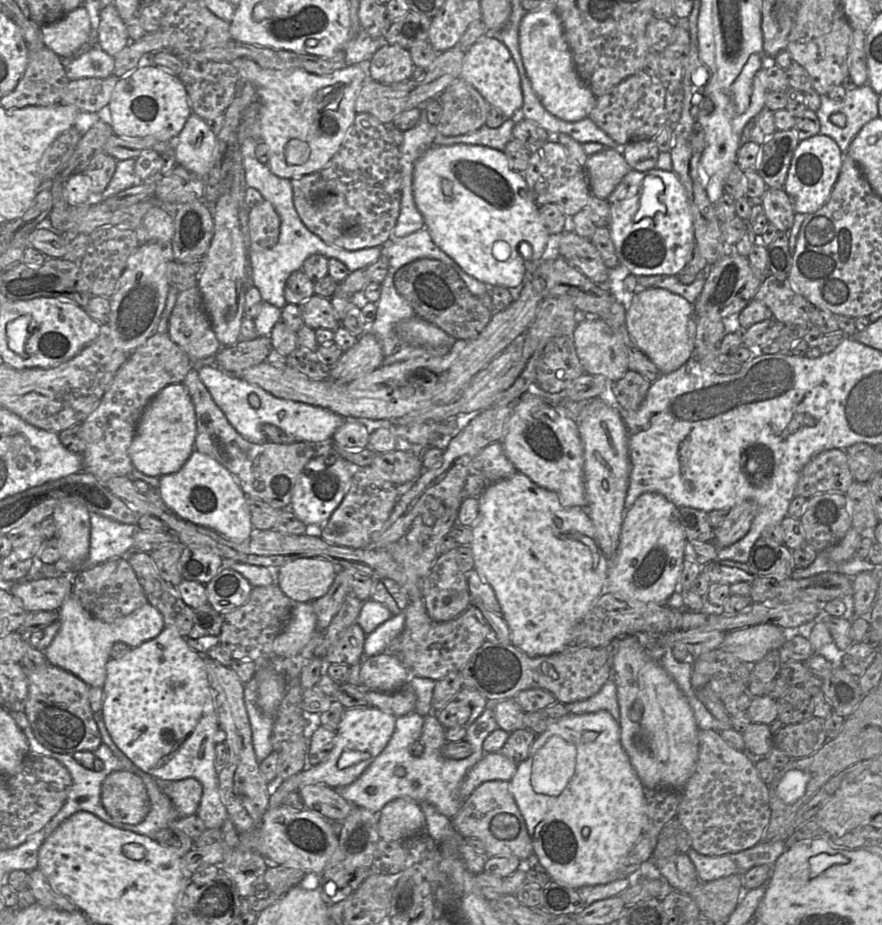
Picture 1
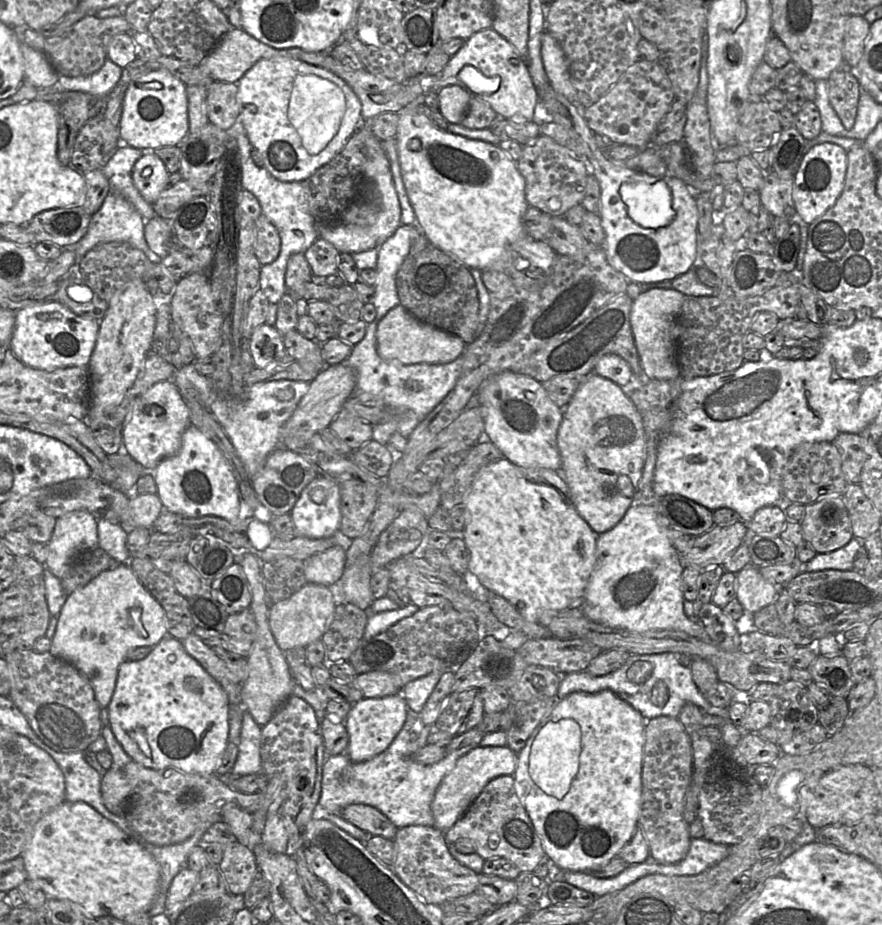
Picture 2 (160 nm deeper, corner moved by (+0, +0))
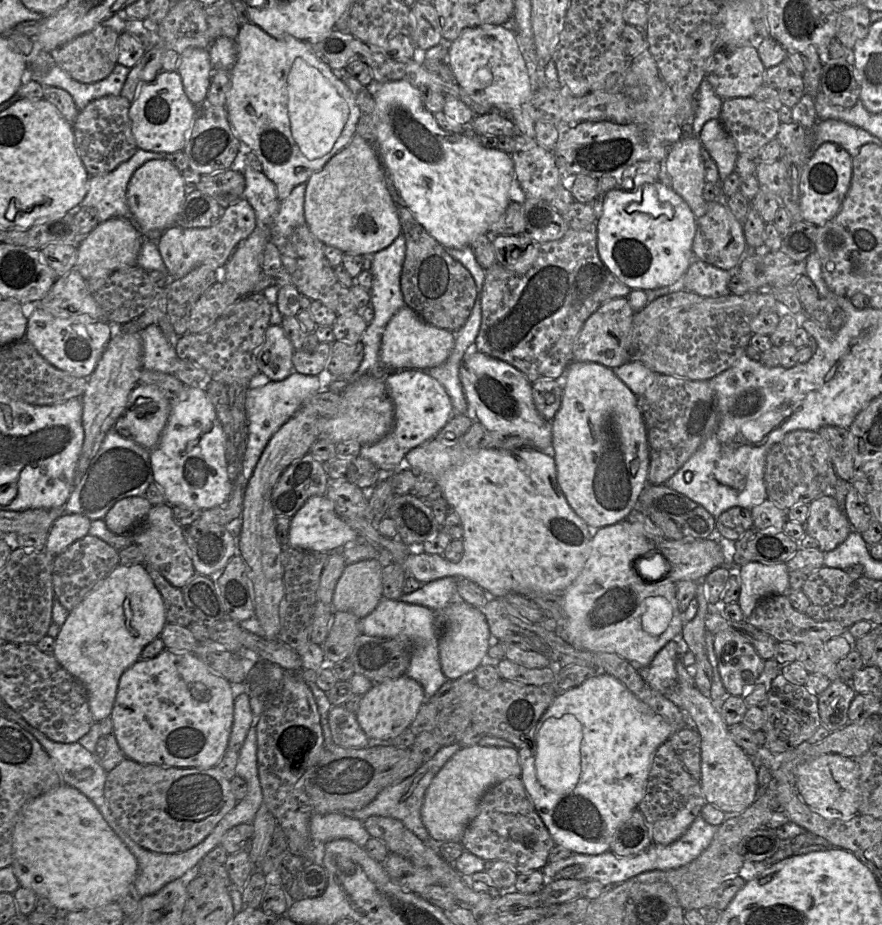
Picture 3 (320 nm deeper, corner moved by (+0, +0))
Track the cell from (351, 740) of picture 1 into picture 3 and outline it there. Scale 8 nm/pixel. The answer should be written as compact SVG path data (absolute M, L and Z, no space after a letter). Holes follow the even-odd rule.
M407 675L374 684L365 693L356 713L357 721L370 740L391 740L400 735L414 721L425 703L423 687Z

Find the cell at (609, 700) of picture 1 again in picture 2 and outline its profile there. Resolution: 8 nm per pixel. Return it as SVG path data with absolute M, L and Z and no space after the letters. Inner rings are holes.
M675 653L633 654L617 670L604 675L592 676L586 671L571 672L561 676L557 700L567 697L573 692L598 693L611 690L621 699L636 709L645 720L659 716L678 718L682 707L693 703L706 713L711 705L696 686L692 671L682 666L675 657Z

